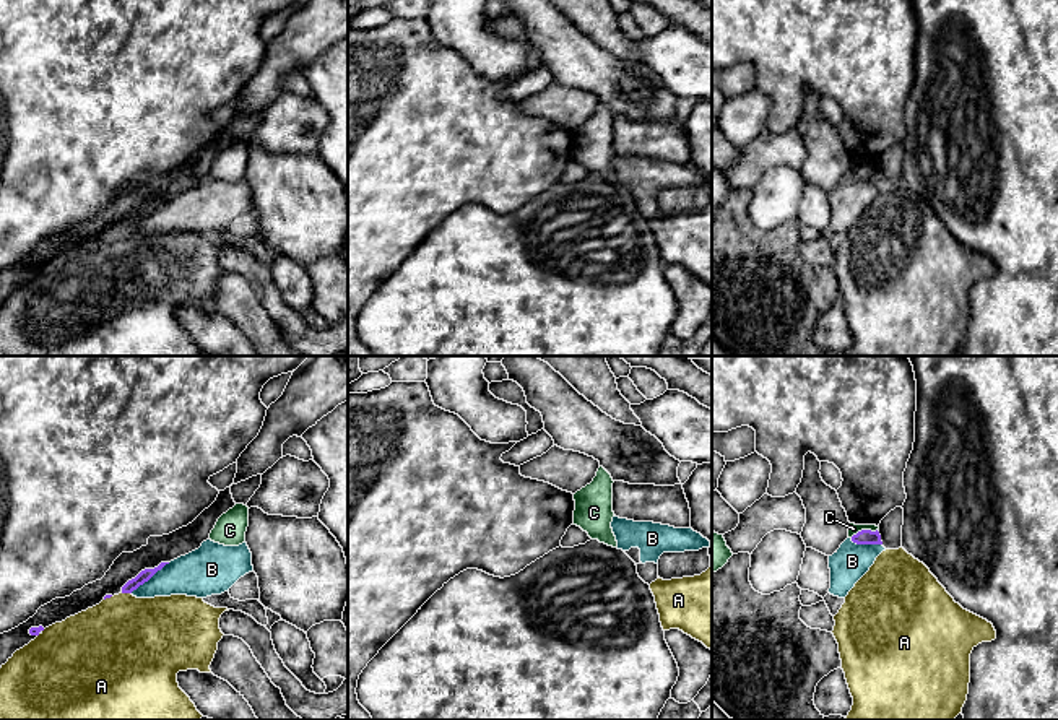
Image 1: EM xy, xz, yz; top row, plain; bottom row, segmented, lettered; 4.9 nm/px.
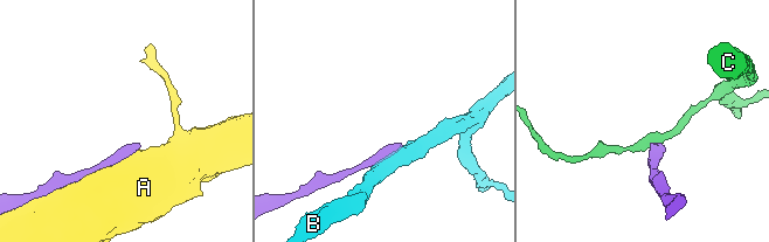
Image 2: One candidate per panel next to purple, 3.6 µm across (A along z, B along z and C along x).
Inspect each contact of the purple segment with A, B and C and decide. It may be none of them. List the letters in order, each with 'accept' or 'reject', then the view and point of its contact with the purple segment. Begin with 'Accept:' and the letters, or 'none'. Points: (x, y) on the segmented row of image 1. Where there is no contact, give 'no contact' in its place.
Accept: none
A: reject; contact xy (127, 592)
B: reject; contact xy (150, 577)
C: reject; contact yz (863, 530)

